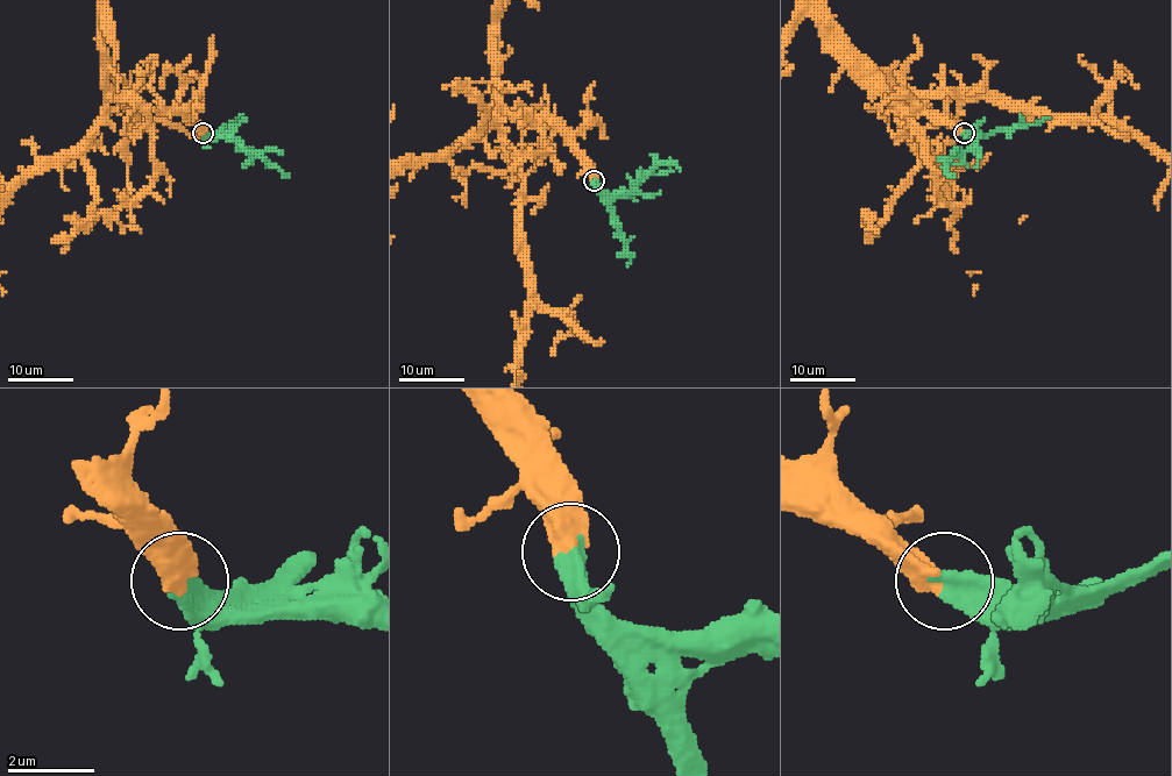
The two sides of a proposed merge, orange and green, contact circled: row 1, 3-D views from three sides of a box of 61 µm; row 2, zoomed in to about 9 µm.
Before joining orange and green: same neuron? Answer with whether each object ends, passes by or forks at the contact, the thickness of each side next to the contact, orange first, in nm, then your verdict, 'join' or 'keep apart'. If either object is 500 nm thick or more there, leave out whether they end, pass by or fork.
550/550 nm | join

